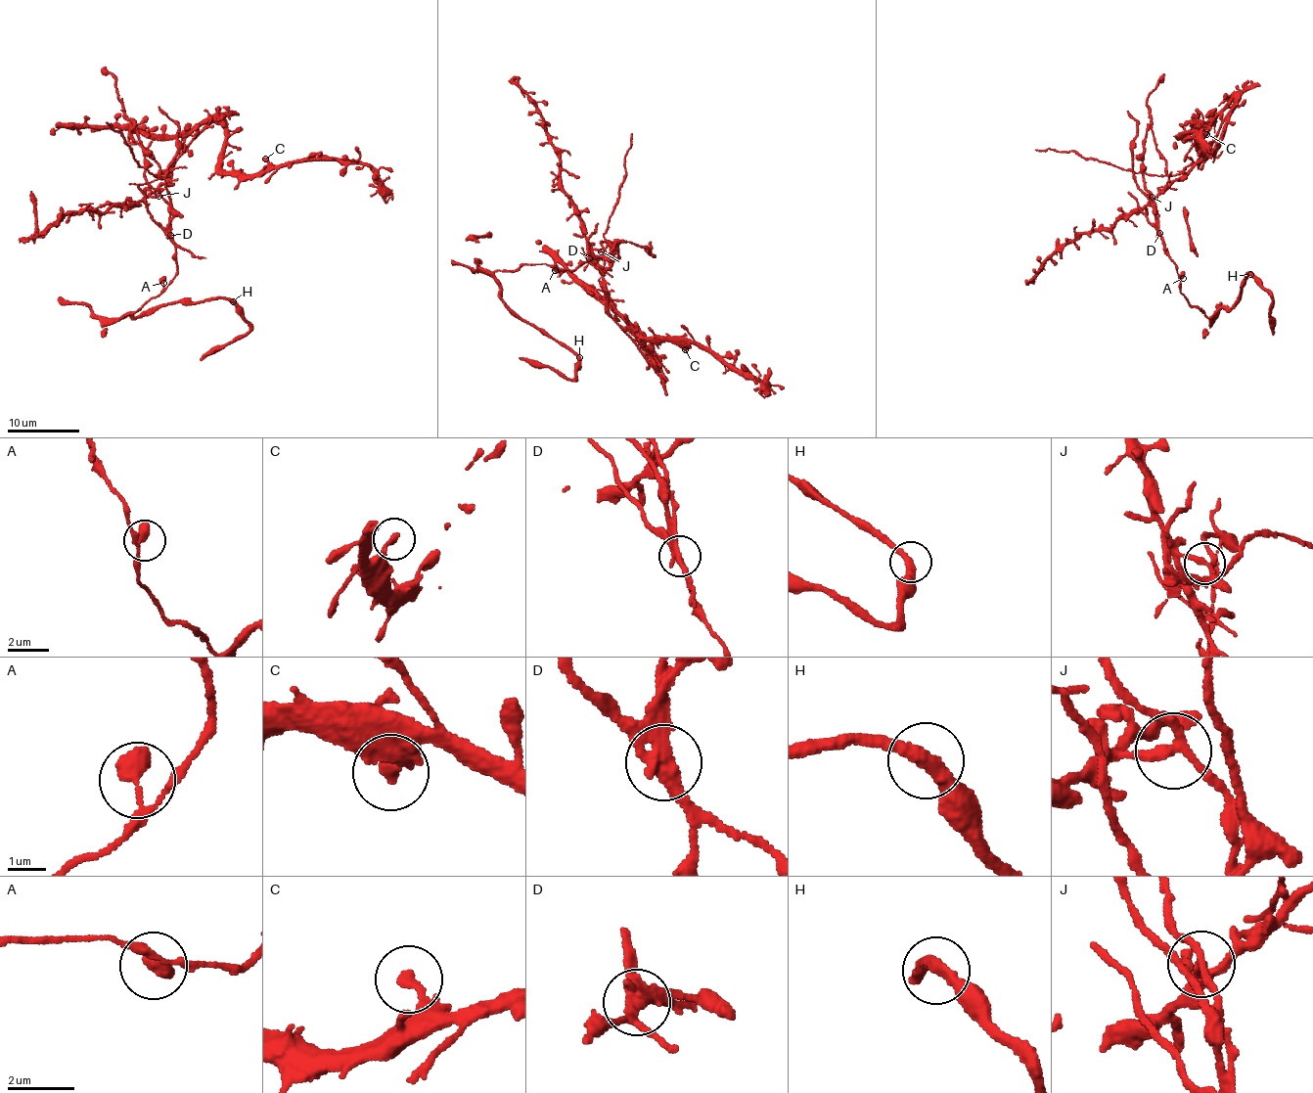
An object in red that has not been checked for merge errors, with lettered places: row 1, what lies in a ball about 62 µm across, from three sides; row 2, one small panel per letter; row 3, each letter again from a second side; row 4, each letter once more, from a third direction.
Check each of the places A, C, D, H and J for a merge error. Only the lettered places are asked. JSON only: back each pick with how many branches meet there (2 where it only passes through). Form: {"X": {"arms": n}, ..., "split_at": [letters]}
{"D": {"arms": 2}, "J": {"arms": 3}, "split_at": ["D", "J"]}

